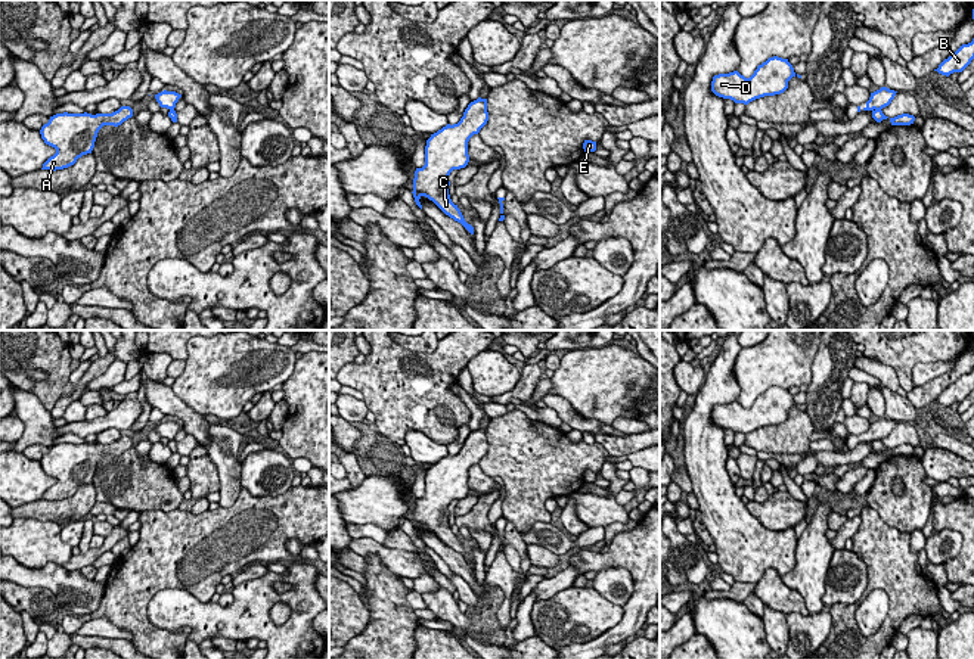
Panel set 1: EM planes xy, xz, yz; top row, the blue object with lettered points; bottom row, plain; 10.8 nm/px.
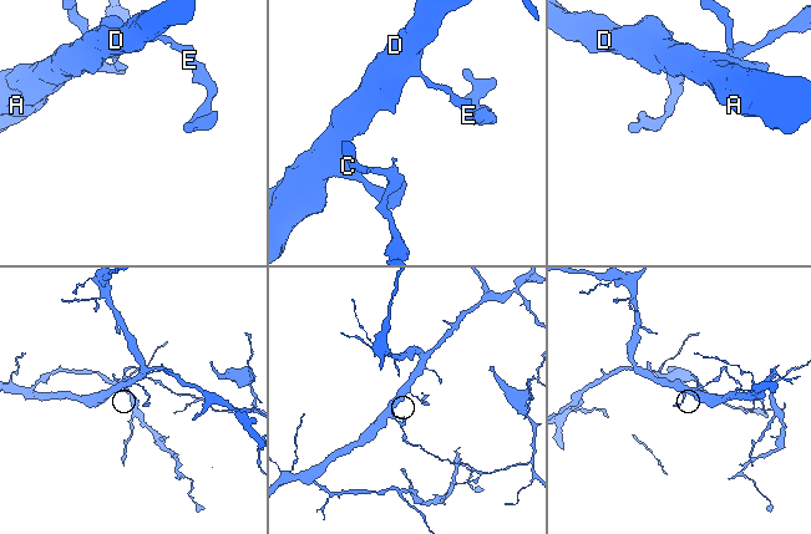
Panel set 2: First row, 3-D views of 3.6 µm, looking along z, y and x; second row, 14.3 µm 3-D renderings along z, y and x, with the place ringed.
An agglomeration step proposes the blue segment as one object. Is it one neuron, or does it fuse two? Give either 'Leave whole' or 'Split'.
Split

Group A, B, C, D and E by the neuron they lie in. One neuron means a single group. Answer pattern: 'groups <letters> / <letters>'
groups A C D E / B

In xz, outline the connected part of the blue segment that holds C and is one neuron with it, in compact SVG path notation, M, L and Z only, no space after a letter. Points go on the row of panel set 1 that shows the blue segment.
M487 99L471 102L457 124L447 124L431 134L425 146L425 165L416 168L413 178L413 198L422 209L422 196L432 201L446 215L460 223L471 234L474 227L468 224L449 195L449 175L453 170L465 168L469 162L468 142L487 124Z

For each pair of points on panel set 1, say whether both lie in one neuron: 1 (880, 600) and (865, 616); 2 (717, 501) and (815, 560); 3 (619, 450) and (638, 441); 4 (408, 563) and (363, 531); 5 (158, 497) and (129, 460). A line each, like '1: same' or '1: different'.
1: same
2: different
3: same
4: different
5: same

